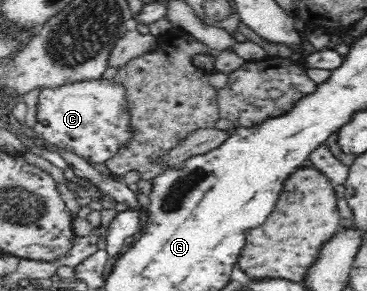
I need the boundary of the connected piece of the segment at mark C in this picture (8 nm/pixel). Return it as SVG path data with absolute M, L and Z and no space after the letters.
M97 79L64 84L54 89L43 89L38 97L37 123L32 126L32 130L37 134L38 139L70 150L92 165L102 166L119 150L119 146L123 146L131 138L129 107L127 107L127 101L125 101L125 89L123 89L123 85L117 85L113 80Z

